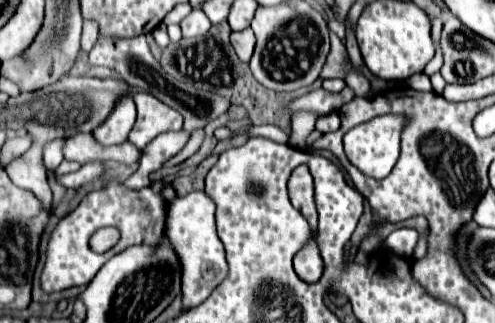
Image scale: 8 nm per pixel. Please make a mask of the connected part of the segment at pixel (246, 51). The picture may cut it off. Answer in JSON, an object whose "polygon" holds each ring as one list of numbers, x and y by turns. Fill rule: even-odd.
{"polygon":[[244,29,244,31,236,31,232,33,232,47,236,49,236,55,240,57,240,61,250,61,252,57,252,49,254,49,254,33,252,29]]}

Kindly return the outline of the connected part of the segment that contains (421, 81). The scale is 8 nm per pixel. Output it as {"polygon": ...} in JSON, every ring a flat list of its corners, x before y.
{"polygon":[[424,73,412,75,412,77,408,79,408,85,410,85,412,89,416,89,416,91,432,91,430,79,428,79,428,75,424,75]]}

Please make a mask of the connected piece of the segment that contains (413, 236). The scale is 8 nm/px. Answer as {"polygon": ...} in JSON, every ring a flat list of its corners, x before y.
{"polygon":[[402,227,402,229,392,231,386,237,384,243,396,255,400,255,400,257,412,257,412,251,416,247,416,241,418,241,418,231,416,229,410,229,410,227]]}

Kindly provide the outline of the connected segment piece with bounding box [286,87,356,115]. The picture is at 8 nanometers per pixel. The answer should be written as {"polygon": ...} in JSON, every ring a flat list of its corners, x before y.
{"polygon":[[346,87,344,91,340,93,328,93,324,89,316,89,304,97,298,97,294,99,290,105,288,105,288,113,294,115,296,111,316,111,318,115,328,115,332,111,338,111,344,103,352,101,356,95,350,87]]}

